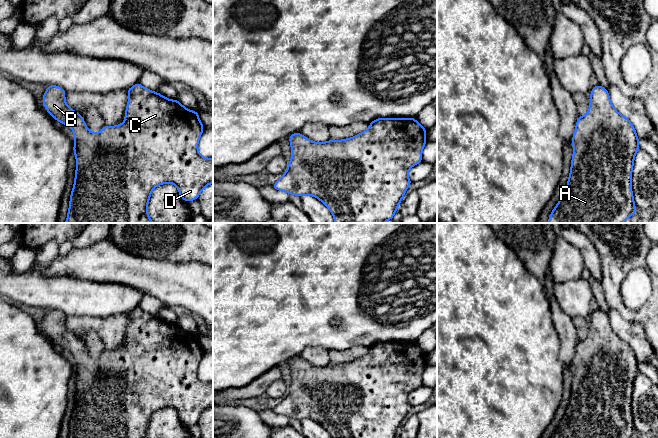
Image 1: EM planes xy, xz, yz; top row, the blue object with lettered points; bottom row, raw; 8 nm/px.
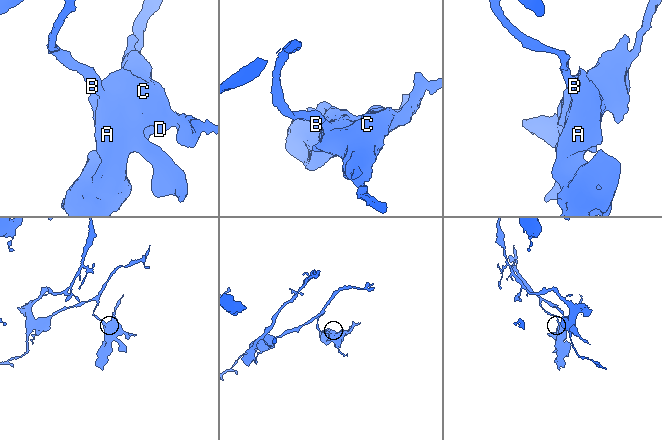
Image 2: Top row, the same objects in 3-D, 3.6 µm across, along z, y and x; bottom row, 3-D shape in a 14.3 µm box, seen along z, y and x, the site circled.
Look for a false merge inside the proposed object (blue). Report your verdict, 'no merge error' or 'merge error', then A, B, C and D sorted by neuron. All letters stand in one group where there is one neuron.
no merge error; A B C D

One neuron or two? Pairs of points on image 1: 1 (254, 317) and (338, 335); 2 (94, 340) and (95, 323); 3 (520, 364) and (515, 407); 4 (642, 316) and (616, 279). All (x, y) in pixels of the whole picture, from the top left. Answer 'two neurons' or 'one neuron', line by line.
1: one neuron
2: two neurons
3: one neuron
4: one neuron

